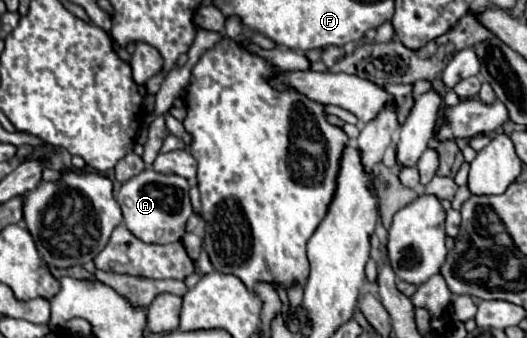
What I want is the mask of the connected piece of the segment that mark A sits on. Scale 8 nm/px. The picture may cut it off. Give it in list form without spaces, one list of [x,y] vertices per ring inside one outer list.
[[[145,169],[123,183],[117,201],[123,209],[123,225],[145,243],[173,243],[185,235],[185,223],[191,217],[189,183],[179,175],[163,175]]]

